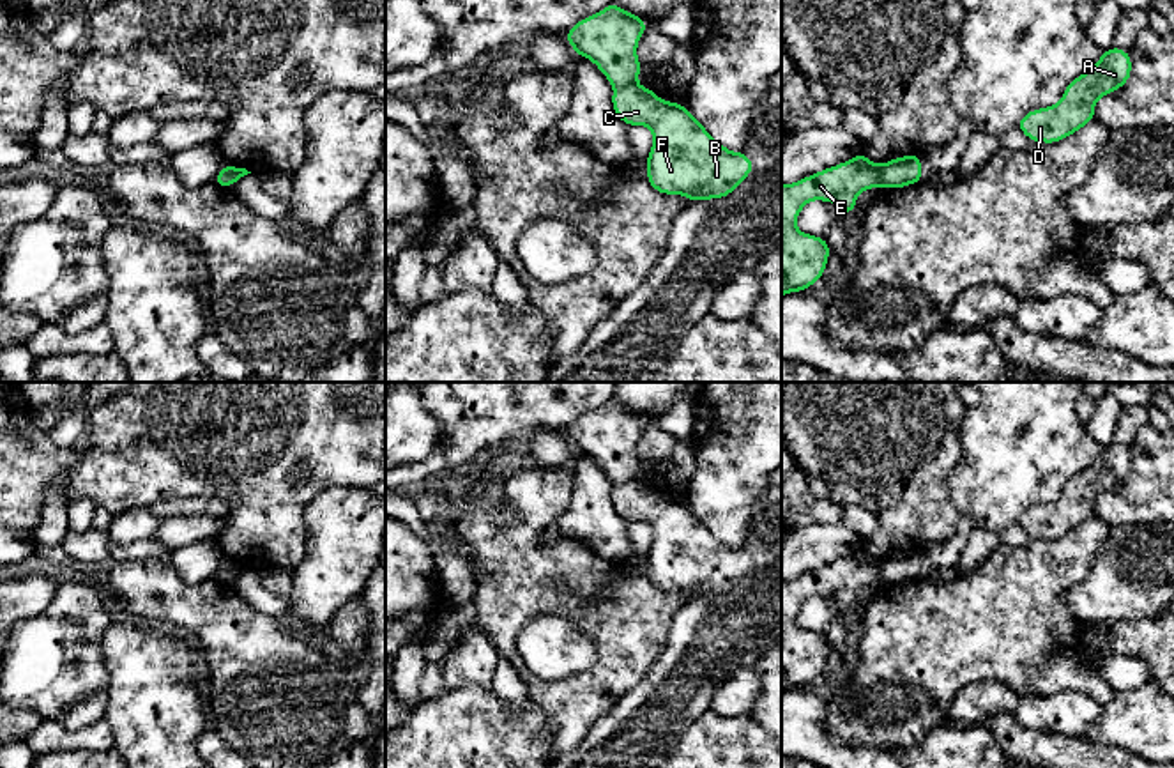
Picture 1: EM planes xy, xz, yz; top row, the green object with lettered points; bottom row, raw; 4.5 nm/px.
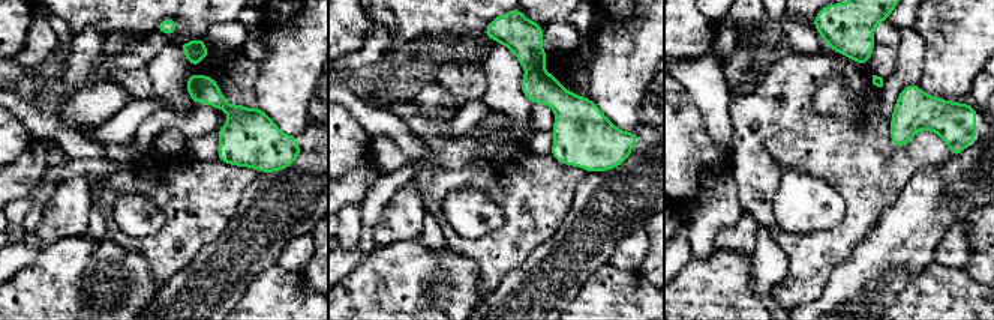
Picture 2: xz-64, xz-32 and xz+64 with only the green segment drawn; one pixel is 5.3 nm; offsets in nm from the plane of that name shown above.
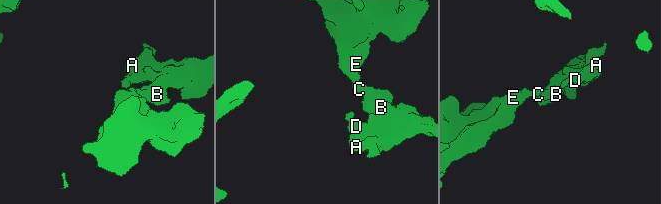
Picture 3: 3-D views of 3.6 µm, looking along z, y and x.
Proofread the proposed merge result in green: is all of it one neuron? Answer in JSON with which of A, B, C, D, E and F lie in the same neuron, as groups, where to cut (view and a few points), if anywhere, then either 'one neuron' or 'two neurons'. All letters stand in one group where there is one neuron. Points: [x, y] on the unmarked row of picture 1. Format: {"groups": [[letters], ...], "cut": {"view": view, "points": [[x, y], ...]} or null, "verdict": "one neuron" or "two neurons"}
{"groups": [["A", "B", "C", "D", "F"], ["E"]], "cut": {"view": "xz", "points": [[635, 478], [616, 485]]}, "verdict": "two neurons"}

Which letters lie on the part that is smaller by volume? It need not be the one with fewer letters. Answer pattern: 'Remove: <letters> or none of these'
Remove: A, B, C, D, F

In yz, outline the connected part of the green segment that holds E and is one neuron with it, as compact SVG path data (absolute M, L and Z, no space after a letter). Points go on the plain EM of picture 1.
M863 549L797 579L781 580L781 694L804 688L820 678L831 646L824 634L803 630L796 618L813 596L835 598L847 612L856 607L858 591L880 582L880 561Z

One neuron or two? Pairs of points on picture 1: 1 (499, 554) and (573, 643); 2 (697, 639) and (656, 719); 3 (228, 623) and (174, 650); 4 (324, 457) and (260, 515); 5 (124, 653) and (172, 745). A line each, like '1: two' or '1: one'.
1: two
2: one
3: two
4: one
5: one

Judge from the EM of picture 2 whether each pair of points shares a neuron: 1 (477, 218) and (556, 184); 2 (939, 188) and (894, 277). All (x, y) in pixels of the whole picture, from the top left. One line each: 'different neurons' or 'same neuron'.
1: different neurons
2: same neuron

